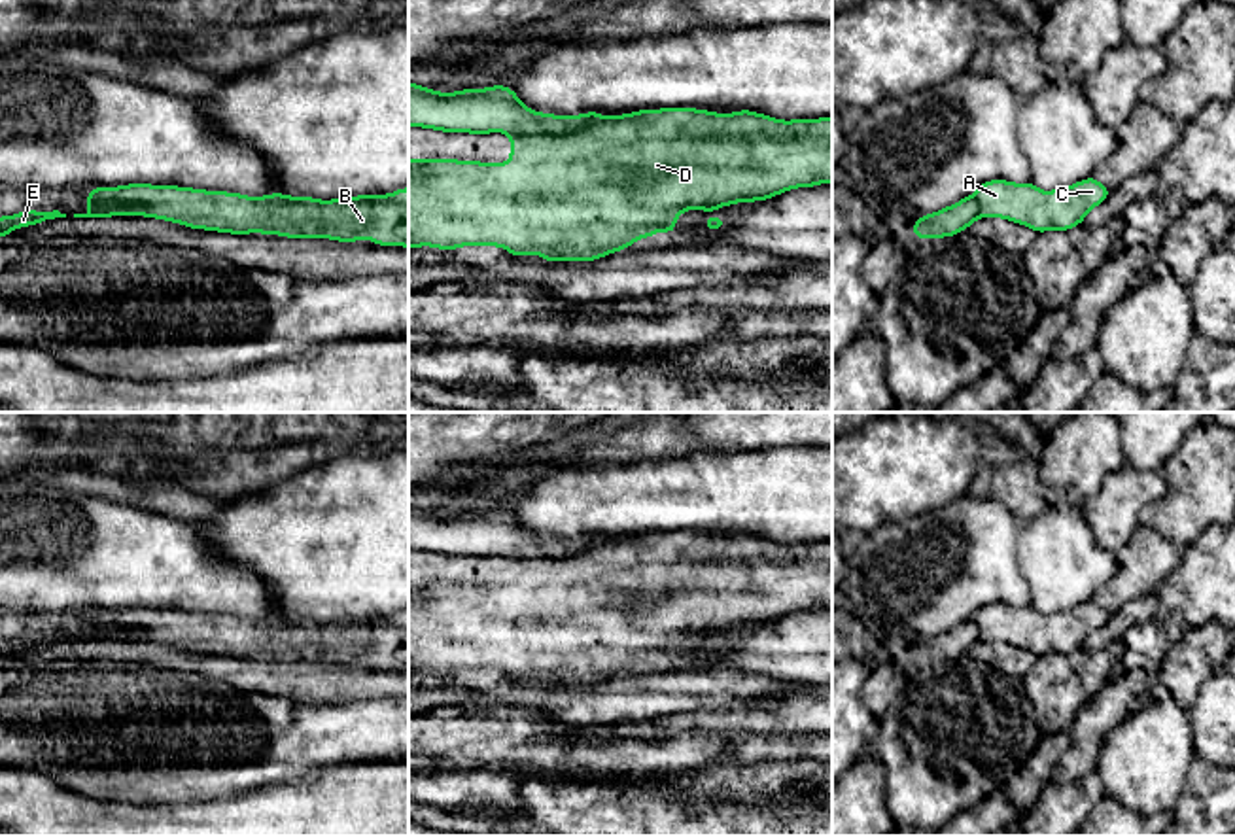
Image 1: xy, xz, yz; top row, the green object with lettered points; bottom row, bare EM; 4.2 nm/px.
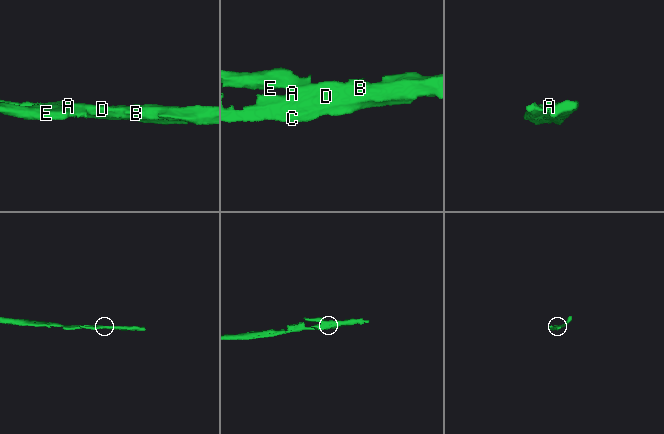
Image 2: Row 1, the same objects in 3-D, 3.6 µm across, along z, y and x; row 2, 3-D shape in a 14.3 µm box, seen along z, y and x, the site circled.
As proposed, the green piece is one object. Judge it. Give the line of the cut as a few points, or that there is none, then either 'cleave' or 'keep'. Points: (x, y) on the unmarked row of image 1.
cut xz (602, 539), (566, 555), (511, 558); cleave

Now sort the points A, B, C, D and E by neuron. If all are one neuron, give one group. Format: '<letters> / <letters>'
A B C D / E

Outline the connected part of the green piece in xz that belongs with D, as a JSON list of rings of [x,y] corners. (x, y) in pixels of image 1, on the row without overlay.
[[[694,531],[639,533],[615,541],[601,541],[583,552],[545,558],[511,558],[511,583],[503,588],[456,583],[409,584],[409,671],[433,670],[456,673],[461,670],[499,670],[516,681],[537,677],[547,685],[594,685],[613,675],[628,673],[635,664],[670,654],[675,660],[677,639],[685,634],[715,634],[736,626],[766,624],[794,611],[832,607],[832,541],[781,545],[764,537],[738,533],[713,537]]]

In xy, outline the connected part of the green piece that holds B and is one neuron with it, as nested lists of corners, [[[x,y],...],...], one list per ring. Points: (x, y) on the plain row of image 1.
[[[129,607],[119,611],[93,611],[87,615],[87,632],[95,637],[138,637],[174,645],[191,653],[217,656],[280,658],[287,662],[331,662],[339,666],[373,664],[378,670],[409,671],[409,611],[390,618],[357,618],[333,624],[312,620],[287,620],[272,617],[265,620],[246,620],[240,617],[204,615],[178,609]]]

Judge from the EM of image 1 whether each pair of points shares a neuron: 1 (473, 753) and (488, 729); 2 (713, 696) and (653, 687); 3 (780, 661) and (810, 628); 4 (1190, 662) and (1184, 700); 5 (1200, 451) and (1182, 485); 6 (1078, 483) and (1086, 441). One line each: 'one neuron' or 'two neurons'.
1: one neuron
2: one neuron
3: one neuron
4: one neuron
5: one neuron
6: one neuron

